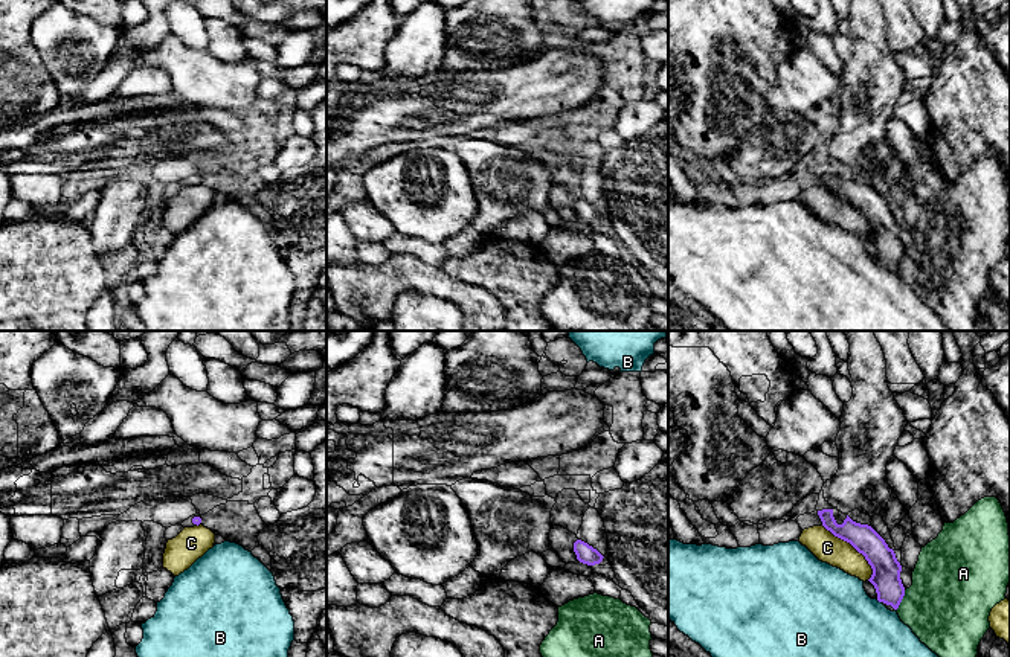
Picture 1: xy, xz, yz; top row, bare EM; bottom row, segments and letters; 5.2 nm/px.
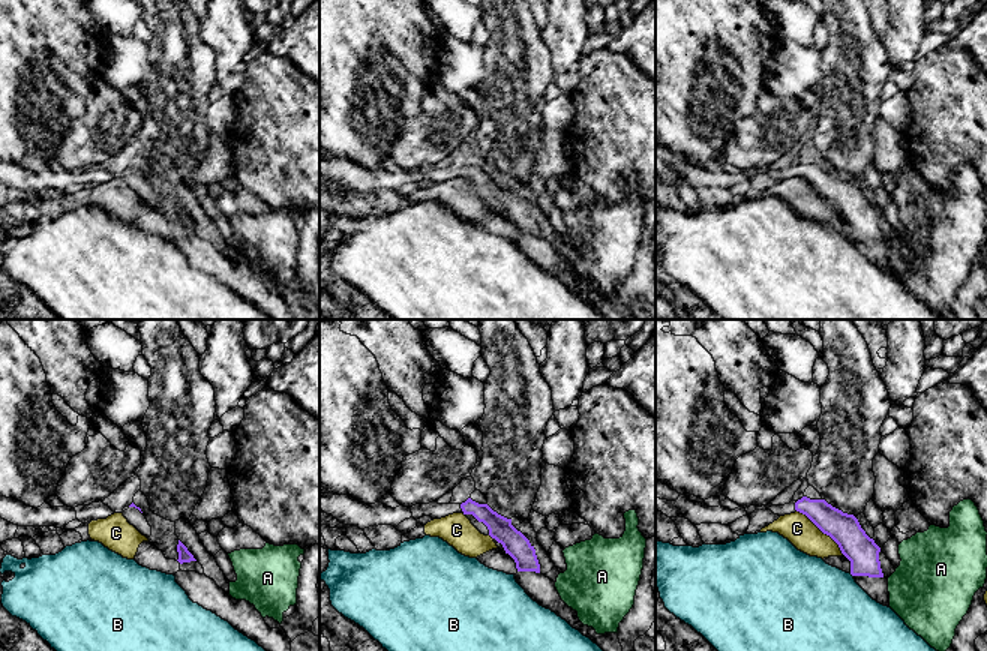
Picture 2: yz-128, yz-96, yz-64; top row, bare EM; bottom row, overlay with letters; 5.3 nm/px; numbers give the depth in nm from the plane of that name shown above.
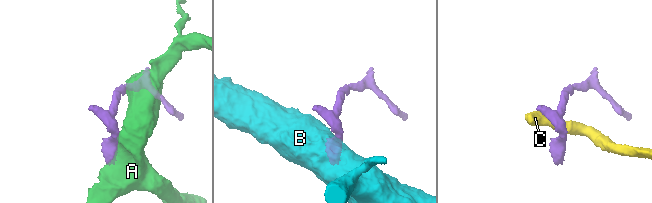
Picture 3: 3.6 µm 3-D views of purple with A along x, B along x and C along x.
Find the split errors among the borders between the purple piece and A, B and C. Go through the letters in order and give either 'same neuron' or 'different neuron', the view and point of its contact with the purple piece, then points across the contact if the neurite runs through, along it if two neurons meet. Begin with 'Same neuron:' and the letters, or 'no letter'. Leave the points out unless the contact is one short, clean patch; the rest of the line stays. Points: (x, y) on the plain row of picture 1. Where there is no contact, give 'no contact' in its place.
Same neuron: no letter
A: different neuron; contact yz (900, 259)
B: different neuron; contact yz (879, 259)
C: different neuron; contact yz (855, 206)

